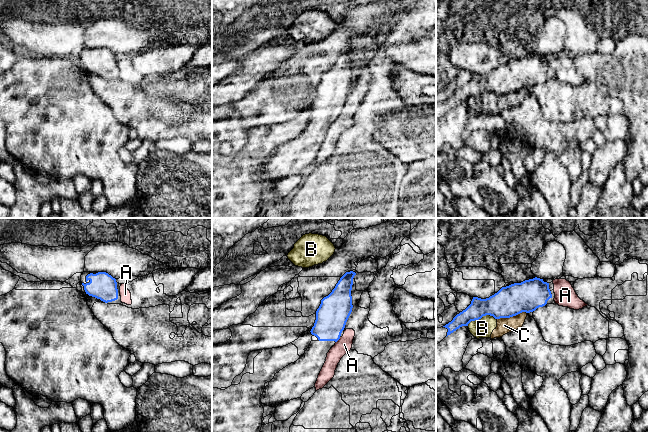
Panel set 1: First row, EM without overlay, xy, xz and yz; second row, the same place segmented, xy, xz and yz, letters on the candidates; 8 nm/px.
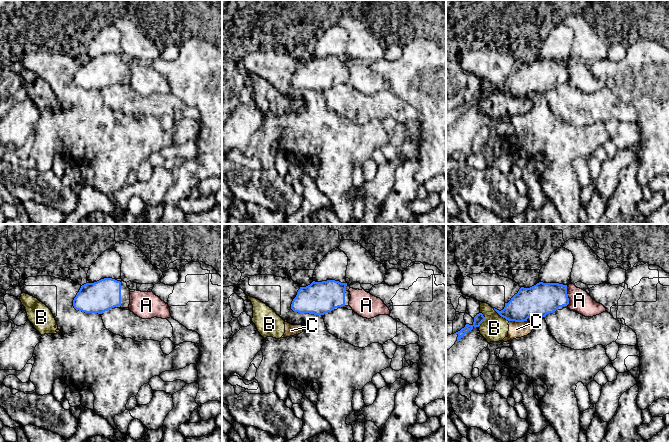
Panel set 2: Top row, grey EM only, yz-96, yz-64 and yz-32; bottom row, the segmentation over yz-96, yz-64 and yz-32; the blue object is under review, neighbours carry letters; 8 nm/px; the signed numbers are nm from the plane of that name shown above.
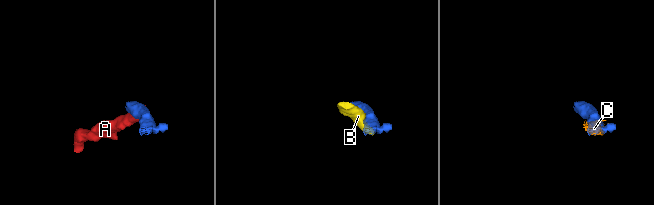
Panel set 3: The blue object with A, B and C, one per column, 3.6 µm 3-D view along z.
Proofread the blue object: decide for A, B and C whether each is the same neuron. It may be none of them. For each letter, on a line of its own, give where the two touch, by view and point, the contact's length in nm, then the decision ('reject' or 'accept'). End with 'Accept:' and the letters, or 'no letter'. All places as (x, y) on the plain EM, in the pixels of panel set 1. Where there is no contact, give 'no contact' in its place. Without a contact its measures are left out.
A: xz (338, 115) | 60 nm | reject
B: yz (481, 93) | 240 nm | reject
C: yz (511, 92) | 240 nm | reject
Accept: no letter

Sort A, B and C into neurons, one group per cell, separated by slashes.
A / B C

